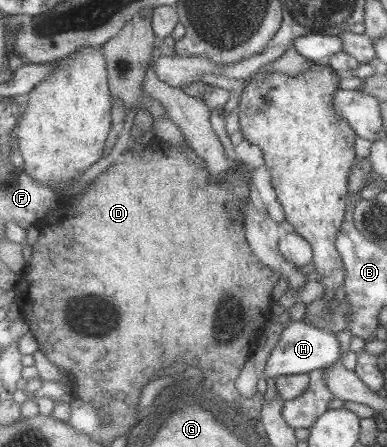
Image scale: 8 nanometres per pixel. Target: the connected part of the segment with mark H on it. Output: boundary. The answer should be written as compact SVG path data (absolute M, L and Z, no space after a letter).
M304 320L289 322L279 335L279 339L272 345L272 350L267 356L262 377L265 380L278 375L309 373L313 370L321 370L331 362L340 361L339 342L335 333L315 327Z

